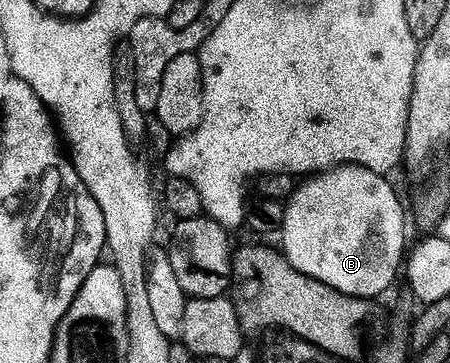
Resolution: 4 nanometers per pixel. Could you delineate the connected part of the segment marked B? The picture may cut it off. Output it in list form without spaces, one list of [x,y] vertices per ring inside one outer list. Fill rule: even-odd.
[[[332,166],[329,170],[319,170],[316,174],[303,177],[295,185],[290,198],[284,202],[284,220],[280,231],[280,239],[282,238],[280,249],[292,264],[292,268],[296,268],[296,272],[300,272],[304,276],[312,276],[316,280],[352,296],[377,299],[389,291],[394,286],[392,285],[394,277],[397,274],[399,277],[400,271],[403,269],[404,255],[408,250],[408,242],[406,246],[406,214],[408,218],[408,210],[402,207],[402,202],[398,199],[398,194],[394,191],[394,186],[389,182],[390,180],[387,175],[377,174],[363,166]]]

